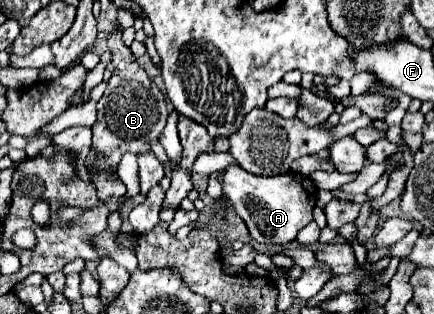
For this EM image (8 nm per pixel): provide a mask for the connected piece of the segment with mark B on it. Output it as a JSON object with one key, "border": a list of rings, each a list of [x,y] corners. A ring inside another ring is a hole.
{"border":[[[121,28],[107,38],[111,60],[115,64],[115,72],[107,82],[105,94],[97,102],[97,120],[91,126],[93,130],[93,150],[97,152],[97,160],[91,170],[99,174],[113,174],[123,158],[123,154],[145,154],[151,152],[153,140],[159,140],[161,130],[167,124],[167,104],[159,86],[147,76],[147,72],[139,66],[131,48],[121,40]]]}

